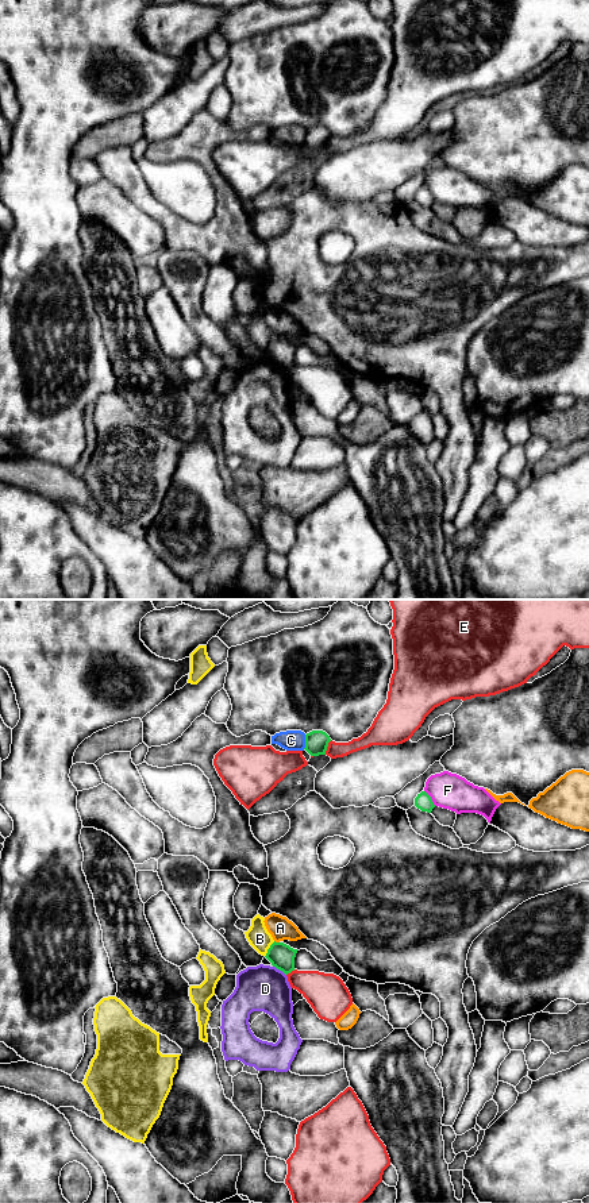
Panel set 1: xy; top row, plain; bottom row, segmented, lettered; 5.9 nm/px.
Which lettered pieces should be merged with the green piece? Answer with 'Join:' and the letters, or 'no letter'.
Join: no letter

